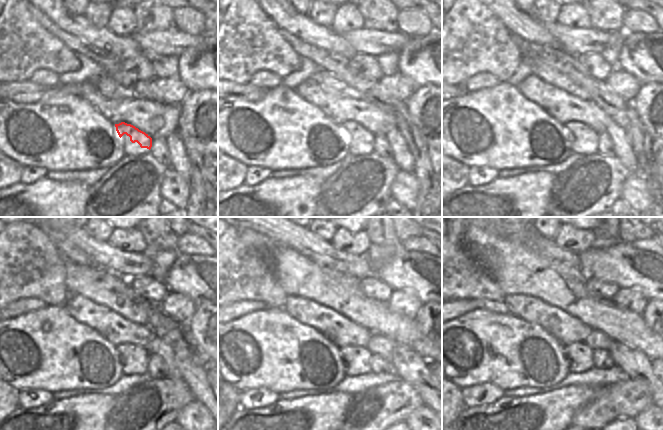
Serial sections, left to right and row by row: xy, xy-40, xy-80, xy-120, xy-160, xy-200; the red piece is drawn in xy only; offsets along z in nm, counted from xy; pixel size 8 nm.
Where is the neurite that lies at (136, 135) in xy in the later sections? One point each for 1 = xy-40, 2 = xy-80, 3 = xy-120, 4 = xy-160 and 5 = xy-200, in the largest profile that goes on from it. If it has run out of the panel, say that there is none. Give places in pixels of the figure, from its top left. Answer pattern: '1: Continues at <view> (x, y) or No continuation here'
1: Continues at xy-40 (363, 136)
2: Continues at xy-80 (579, 132)
3: Continues at xy-120 (133, 359)
4: Continues at xy-160 (356, 359)
5: Continues at xy-200 (578, 355)

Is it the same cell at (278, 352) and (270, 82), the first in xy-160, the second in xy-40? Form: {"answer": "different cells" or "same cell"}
{"answer": "different cells"}

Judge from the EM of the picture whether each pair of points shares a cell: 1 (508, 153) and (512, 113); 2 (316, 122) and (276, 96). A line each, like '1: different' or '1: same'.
1: same
2: same

